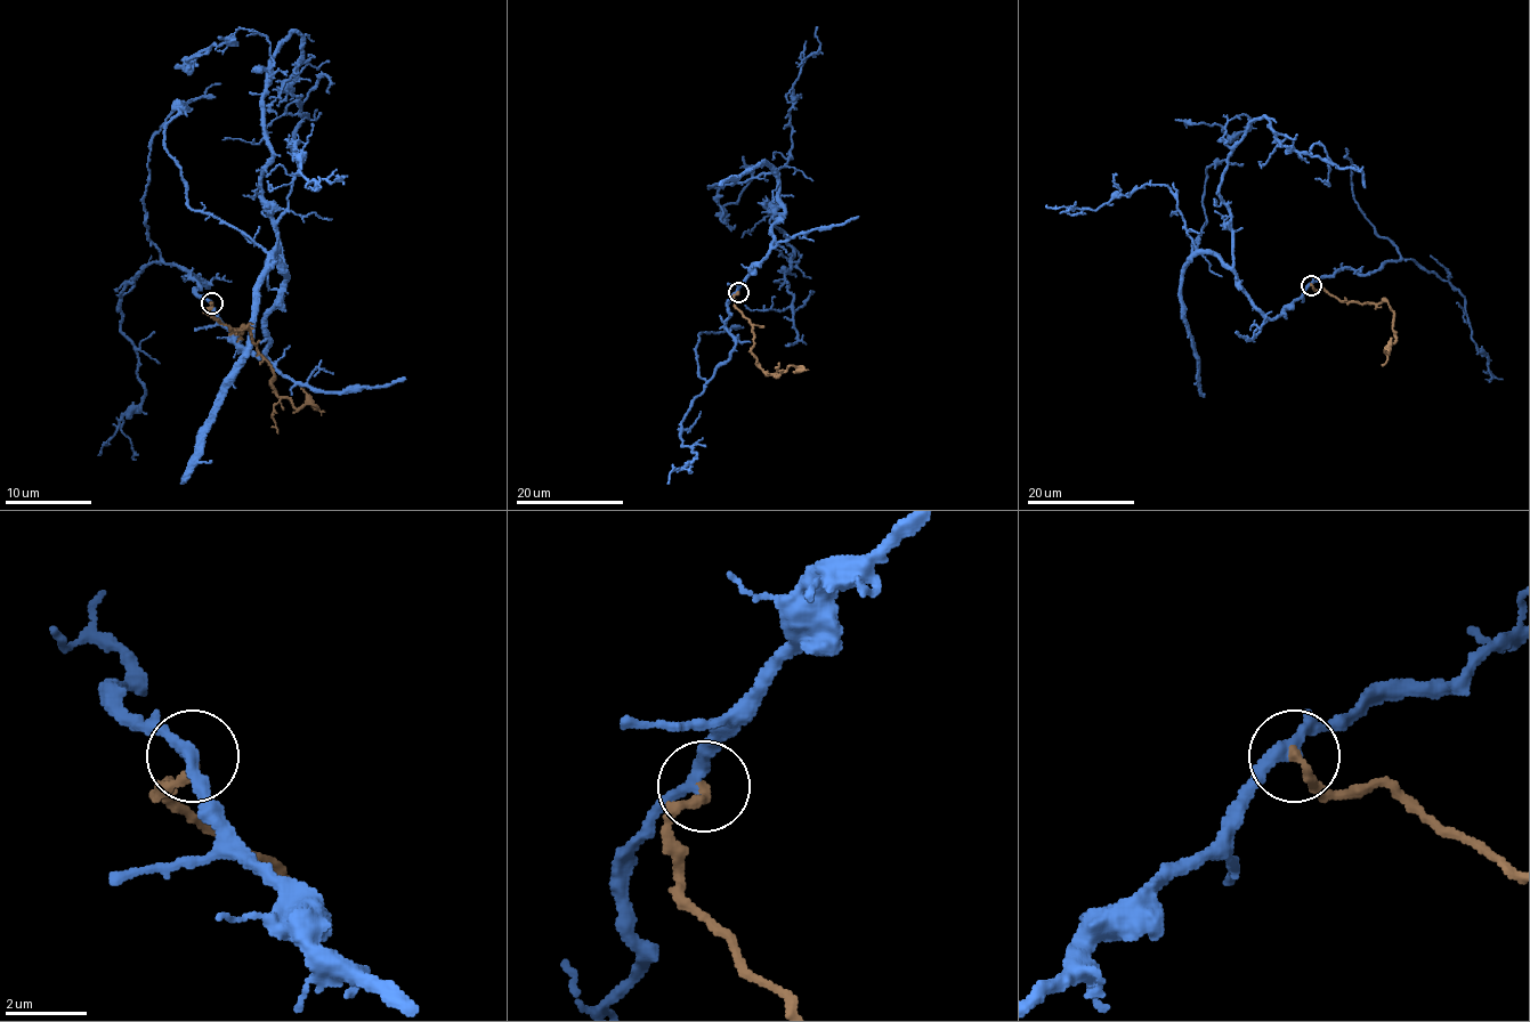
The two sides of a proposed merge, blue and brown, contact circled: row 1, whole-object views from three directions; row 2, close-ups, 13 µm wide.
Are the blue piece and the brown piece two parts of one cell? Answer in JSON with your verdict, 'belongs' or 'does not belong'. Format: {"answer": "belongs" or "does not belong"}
{"answer": "belongs"}

